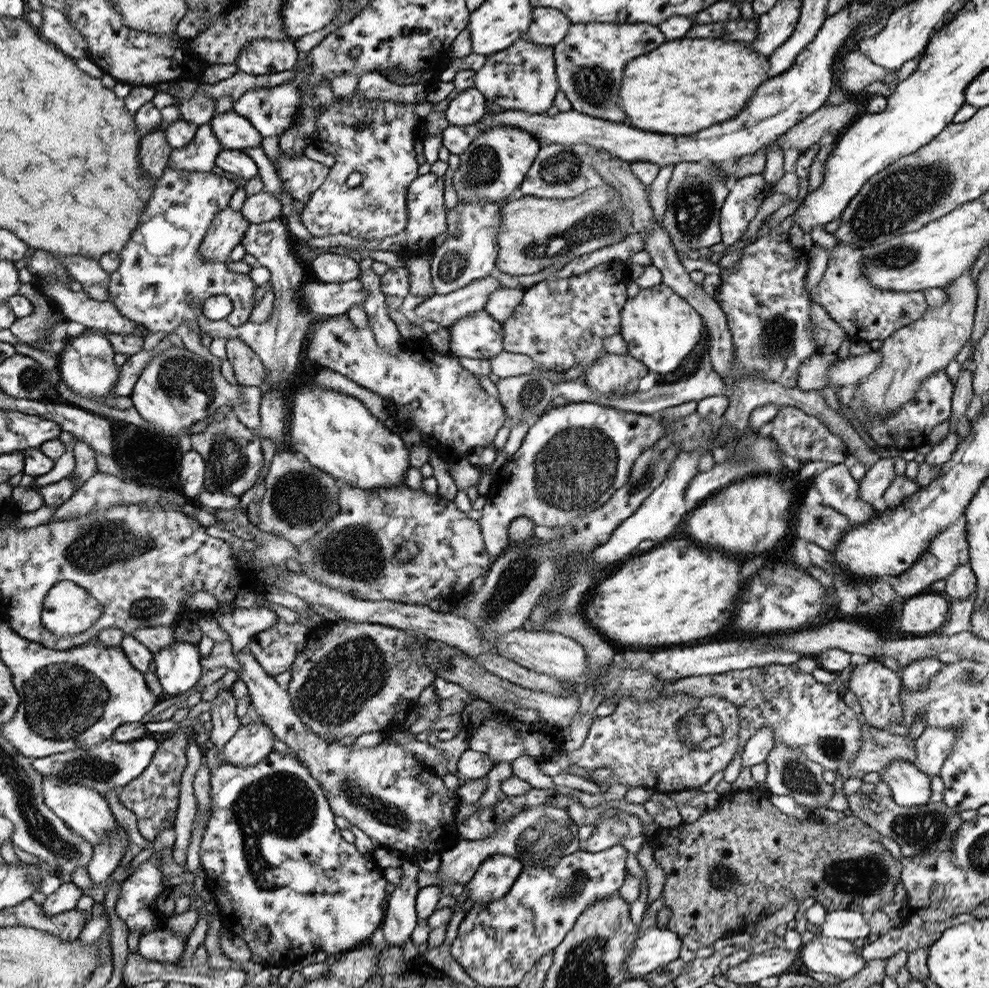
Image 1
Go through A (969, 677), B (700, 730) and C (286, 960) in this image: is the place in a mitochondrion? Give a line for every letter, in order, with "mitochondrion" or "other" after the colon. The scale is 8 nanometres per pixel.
A: mitochondrion
B: mitochondrion
C: other

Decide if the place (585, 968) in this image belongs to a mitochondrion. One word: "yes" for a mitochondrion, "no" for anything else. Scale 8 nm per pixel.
yes

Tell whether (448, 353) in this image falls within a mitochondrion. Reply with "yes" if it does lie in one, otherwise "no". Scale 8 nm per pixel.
no

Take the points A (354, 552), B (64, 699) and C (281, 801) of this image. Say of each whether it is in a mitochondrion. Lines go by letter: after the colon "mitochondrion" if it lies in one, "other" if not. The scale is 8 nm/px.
A: mitochondrion
B: mitochondrion
C: mitochondrion

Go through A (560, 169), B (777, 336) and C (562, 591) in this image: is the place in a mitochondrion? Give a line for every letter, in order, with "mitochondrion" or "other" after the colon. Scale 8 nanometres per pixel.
A: mitochondrion
B: mitochondrion
C: mitochondrion

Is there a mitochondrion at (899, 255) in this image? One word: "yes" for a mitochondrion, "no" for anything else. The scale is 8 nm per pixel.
yes

